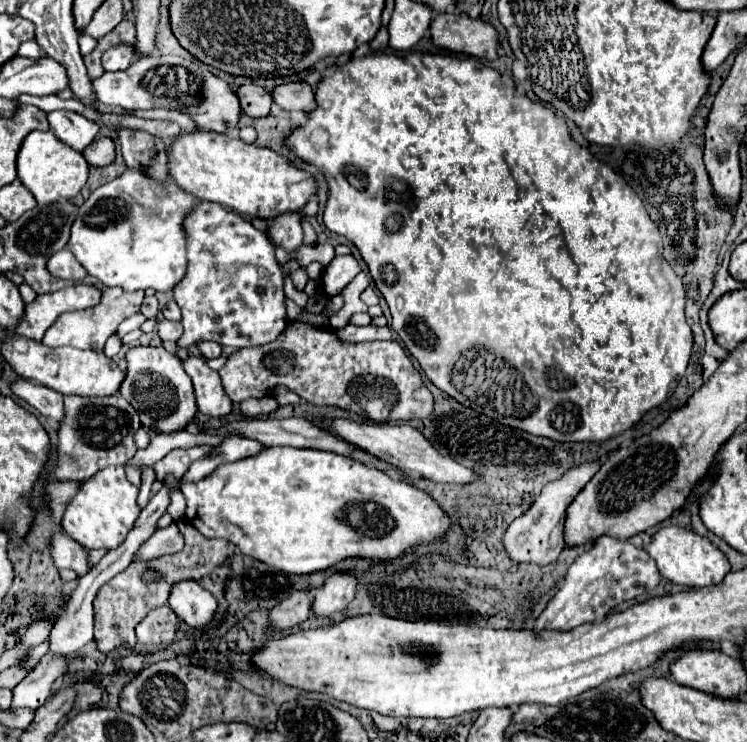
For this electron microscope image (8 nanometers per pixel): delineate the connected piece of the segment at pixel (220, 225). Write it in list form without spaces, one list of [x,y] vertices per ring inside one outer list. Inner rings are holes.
[[[204,202],[194,208],[186,222],[184,230],[188,236],[188,276],[174,288],[174,298],[182,308],[182,326],[184,334],[176,342],[178,348],[188,348],[198,340],[212,340],[222,346],[246,348],[246,346],[264,346],[274,342],[290,324],[286,316],[284,302],[284,276],[292,270],[288,264],[280,264],[274,256],[274,246],[268,236],[256,230],[240,214],[226,210],[220,204]]]

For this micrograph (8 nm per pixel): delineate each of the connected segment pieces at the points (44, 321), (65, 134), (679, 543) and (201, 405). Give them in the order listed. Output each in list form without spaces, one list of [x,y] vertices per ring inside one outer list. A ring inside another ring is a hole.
[[[74,284],[64,290],[38,296],[32,304],[26,304],[24,320],[16,334],[40,342],[48,326],[64,312],[70,310],[84,310],[100,302],[100,290],[86,284]]]
[[[54,110],[48,114],[48,122],[52,132],[58,136],[58,140],[62,140],[64,144],[68,144],[70,148],[82,152],[98,134],[100,126],[92,120],[86,120],[84,116],[76,114],[76,112],[68,112],[68,110]]]
[[[678,526],[660,528],[646,550],[656,560],[658,570],[664,578],[688,588],[704,588],[712,584],[720,584],[724,576],[730,572],[728,558],[708,538],[702,538],[686,528],[678,528]]]
[[[190,356],[184,362],[186,374],[192,378],[198,410],[210,418],[222,418],[232,412],[232,400],[222,388],[218,372],[206,366],[202,356]]]

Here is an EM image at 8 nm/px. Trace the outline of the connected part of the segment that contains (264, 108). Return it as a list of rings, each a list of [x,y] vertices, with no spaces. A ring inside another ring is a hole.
[[[246,84],[246,86],[240,86],[236,94],[240,98],[244,114],[254,116],[254,118],[262,118],[262,116],[270,114],[274,100],[272,100],[270,92],[264,92],[264,88],[254,86],[254,84]]]

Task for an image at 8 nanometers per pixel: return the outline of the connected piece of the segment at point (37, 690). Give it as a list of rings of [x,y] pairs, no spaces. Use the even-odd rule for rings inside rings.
[[[46,654],[40,660],[40,664],[34,670],[30,670],[28,676],[12,690],[14,692],[12,708],[18,710],[22,706],[44,704],[52,694],[52,682],[56,682],[56,678],[60,678],[64,672],[66,672],[64,658]]]

